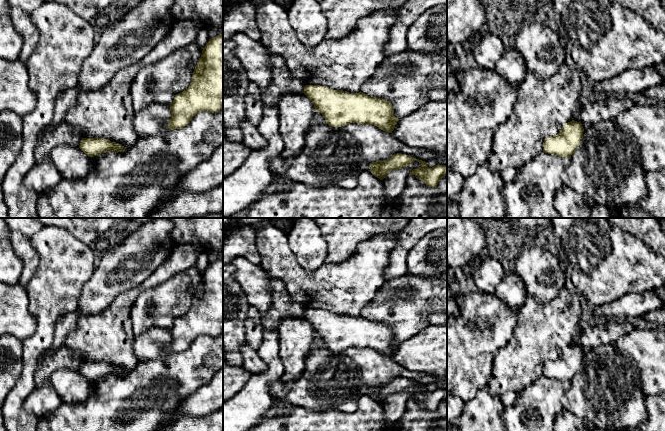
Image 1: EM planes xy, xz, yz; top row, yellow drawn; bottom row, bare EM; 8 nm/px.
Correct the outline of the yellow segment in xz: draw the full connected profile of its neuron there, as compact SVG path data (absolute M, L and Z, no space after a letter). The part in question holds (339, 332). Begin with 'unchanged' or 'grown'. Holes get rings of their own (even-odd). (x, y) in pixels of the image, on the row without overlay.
unchanged; M306 309L303 316L323 339L326 348L342 351L350 347L370 348L392 357L399 345L392 328L363 316L349 317L320 309Z

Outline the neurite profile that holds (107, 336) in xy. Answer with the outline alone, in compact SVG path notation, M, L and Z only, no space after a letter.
M176 245L168 260L141 284L118 295L104 310L91 315L80 315L76 322L76 328L67 336L65 345L70 350L78 353L82 362L109 363L113 367L124 370L125 375L118 377L126 378L129 373L132 373L138 367L140 362L133 349L135 335L131 321L132 305L144 290L153 288L176 274L194 267L199 255L208 251L207 248L202 246Z

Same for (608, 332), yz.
M605 320L596 326L588 326L580 331L580 347L592 349L601 345L615 345L619 338L640 325L644 324L639 320Z

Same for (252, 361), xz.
M245 344L241 347L241 355L243 357L243 367L251 375L264 371L264 361L257 350Z

